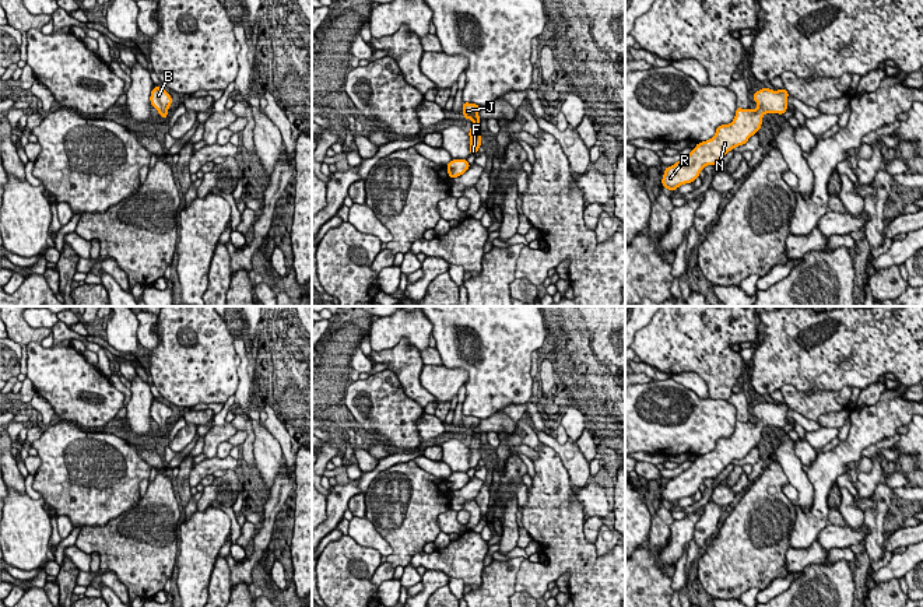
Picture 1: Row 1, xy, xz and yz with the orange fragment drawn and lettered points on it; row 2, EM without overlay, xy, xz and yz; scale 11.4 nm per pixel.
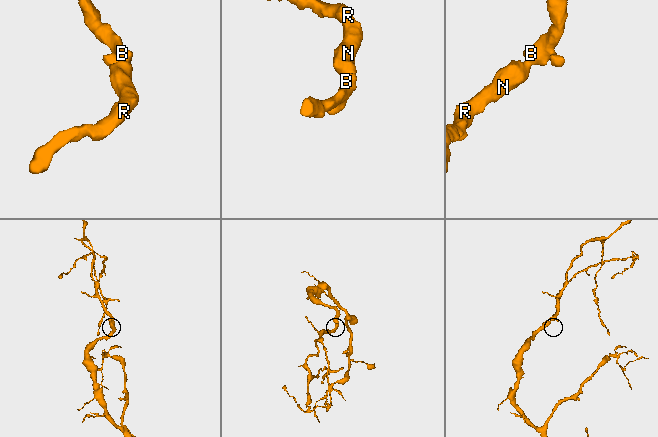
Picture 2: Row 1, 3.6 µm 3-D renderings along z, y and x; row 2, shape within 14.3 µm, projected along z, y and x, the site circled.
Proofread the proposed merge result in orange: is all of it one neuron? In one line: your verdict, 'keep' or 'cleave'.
keep

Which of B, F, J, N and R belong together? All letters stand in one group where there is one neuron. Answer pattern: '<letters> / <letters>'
B F J N R

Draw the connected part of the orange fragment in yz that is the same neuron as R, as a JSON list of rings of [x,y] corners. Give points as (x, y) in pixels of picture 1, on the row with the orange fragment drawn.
[[[762,88],[752,94],[757,109],[736,109],[730,124],[720,124],[712,138],[698,143],[689,155],[664,169],[663,187],[670,192],[694,182],[706,165],[716,165],[729,151],[748,141],[759,131],[765,113],[783,115],[787,110],[789,92]]]

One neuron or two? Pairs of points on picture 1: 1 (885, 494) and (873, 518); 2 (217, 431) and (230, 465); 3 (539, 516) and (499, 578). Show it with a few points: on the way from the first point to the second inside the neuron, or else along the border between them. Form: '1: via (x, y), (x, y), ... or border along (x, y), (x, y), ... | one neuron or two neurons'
1: via (885, 500), (878, 512) | one neuron
2: border along (216, 456), (206, 459) | two neurons
3: border along (525, 560), (516, 575), (515, 590) | two neurons

